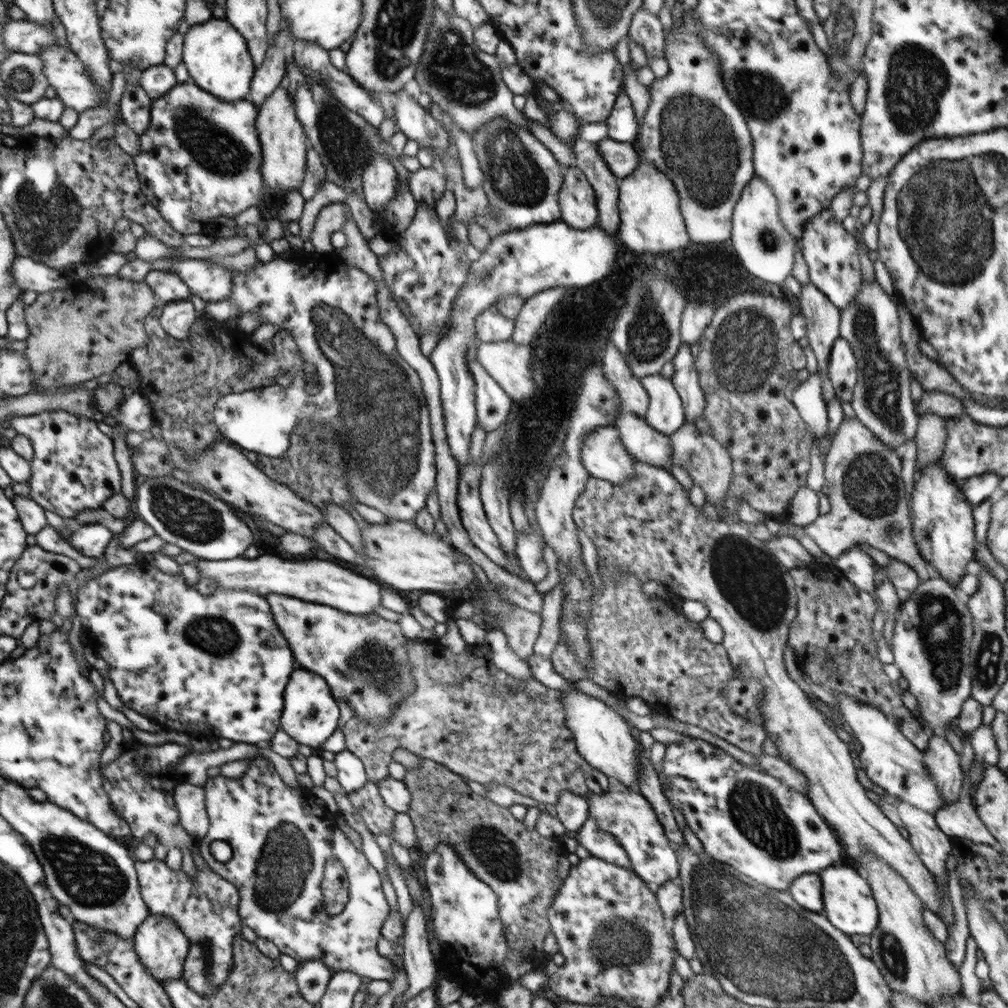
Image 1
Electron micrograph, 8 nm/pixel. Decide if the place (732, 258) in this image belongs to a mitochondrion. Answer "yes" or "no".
no

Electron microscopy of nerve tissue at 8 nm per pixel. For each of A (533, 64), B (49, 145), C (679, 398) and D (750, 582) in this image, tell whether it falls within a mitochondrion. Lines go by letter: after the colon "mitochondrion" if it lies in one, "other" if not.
A: other
B: other
C: other
D: mitochondrion

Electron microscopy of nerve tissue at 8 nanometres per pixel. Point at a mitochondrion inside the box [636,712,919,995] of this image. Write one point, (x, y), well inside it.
(755, 812)

